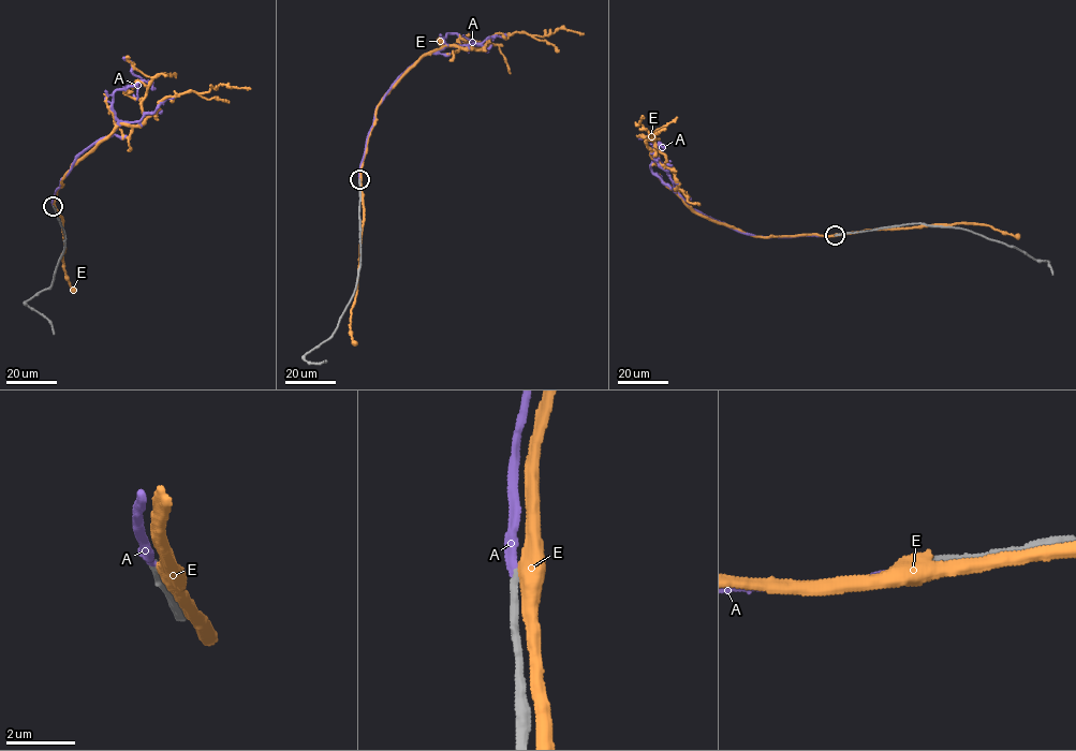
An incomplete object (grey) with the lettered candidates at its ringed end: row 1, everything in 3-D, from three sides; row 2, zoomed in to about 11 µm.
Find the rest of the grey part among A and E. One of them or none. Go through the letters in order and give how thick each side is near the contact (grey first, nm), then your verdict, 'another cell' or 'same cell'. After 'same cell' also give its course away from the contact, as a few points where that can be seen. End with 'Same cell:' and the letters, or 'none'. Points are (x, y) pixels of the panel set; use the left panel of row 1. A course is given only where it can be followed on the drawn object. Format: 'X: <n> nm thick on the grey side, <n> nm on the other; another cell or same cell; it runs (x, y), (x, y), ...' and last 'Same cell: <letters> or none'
A: 240 nm thick on the grey side, 260 nm on the other; same cell; it runs (53, 205), (55, 190), (76, 157), (109, 136), (116, 126), (114, 92), (144, 81), (123, 58)
E: 240 nm thick on the grey side, 500 nm on the other; another cell
Same cell: A

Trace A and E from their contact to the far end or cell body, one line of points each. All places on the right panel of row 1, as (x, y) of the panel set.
A: (835, 235), (758, 237), (691, 208), (651, 172), (653, 151), (659, 144), (648, 136), (638, 138)
E: (835, 235), (756, 237), (698, 215), (676, 192), (675, 172), (650, 156), (648, 132), (636, 123), (643, 116)

